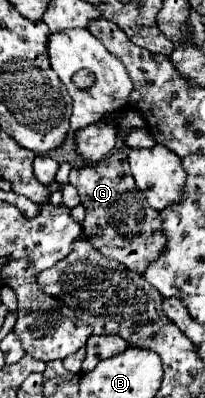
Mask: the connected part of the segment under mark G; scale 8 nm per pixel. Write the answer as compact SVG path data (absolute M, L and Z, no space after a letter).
M128 146L114 150L102 162L84 166L76 172L74 186L80 192L80 204L86 208L84 234L108 258L122 262L128 270L144 274L148 264L164 250L164 236L160 234L160 214L146 206L144 194L138 192L128 168Z

